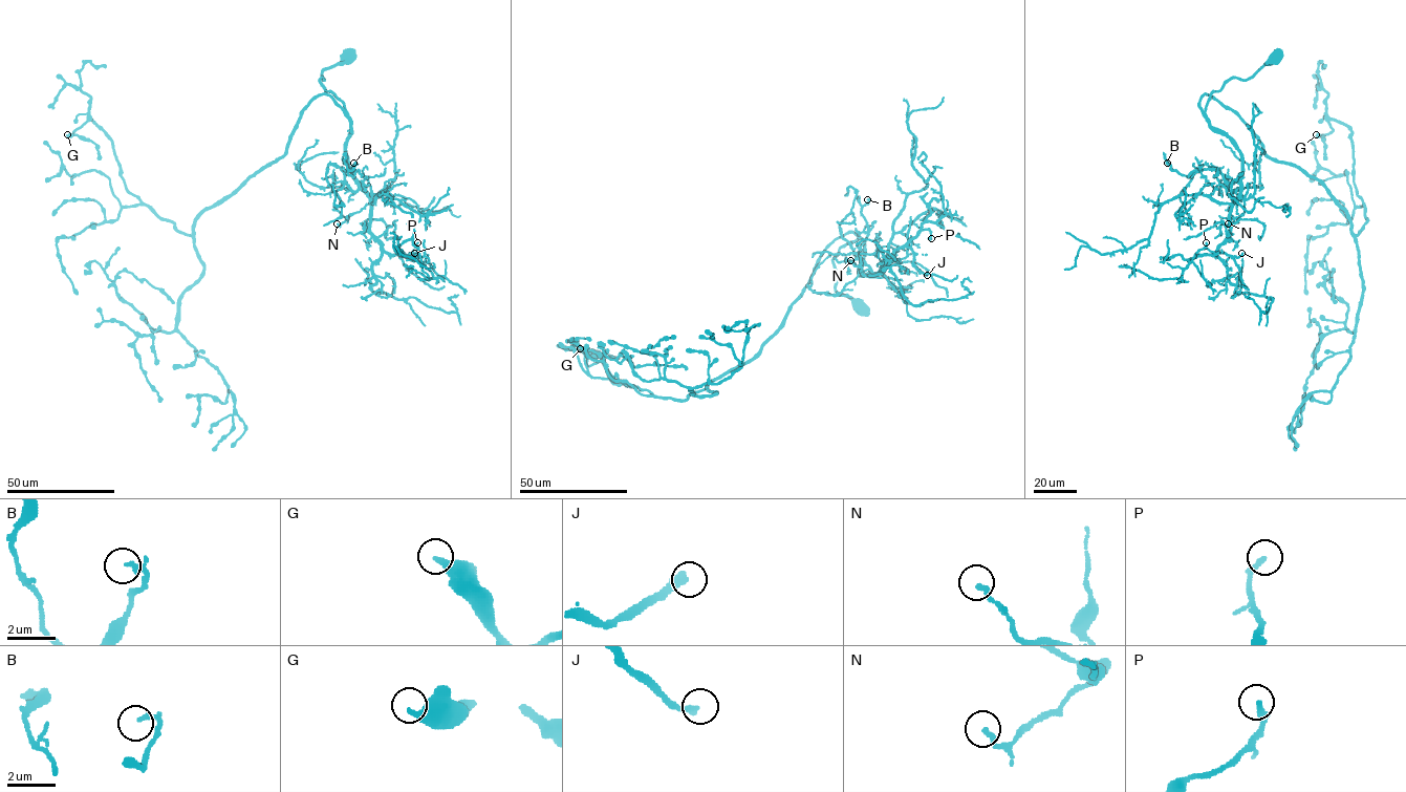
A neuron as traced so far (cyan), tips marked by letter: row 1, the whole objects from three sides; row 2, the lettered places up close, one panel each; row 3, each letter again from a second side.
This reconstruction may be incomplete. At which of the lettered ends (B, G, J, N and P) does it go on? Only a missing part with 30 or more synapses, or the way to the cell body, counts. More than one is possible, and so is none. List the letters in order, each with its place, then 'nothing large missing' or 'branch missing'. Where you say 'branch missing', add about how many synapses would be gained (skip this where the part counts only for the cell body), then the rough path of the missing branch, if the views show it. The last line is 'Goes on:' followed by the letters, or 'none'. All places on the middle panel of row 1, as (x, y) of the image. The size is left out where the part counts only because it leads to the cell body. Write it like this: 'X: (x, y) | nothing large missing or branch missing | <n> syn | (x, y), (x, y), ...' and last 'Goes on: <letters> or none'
B: (867, 199) | nothing large missing
G: (580, 348) | nothing large missing
J: (927, 275) | branch missing | 35 syn | (927, 275), (939, 281), (948, 277), (971, 279)
N: (850, 260) | nothing large missing
P: (931, 238) | nothing large missing
Goes on: J

